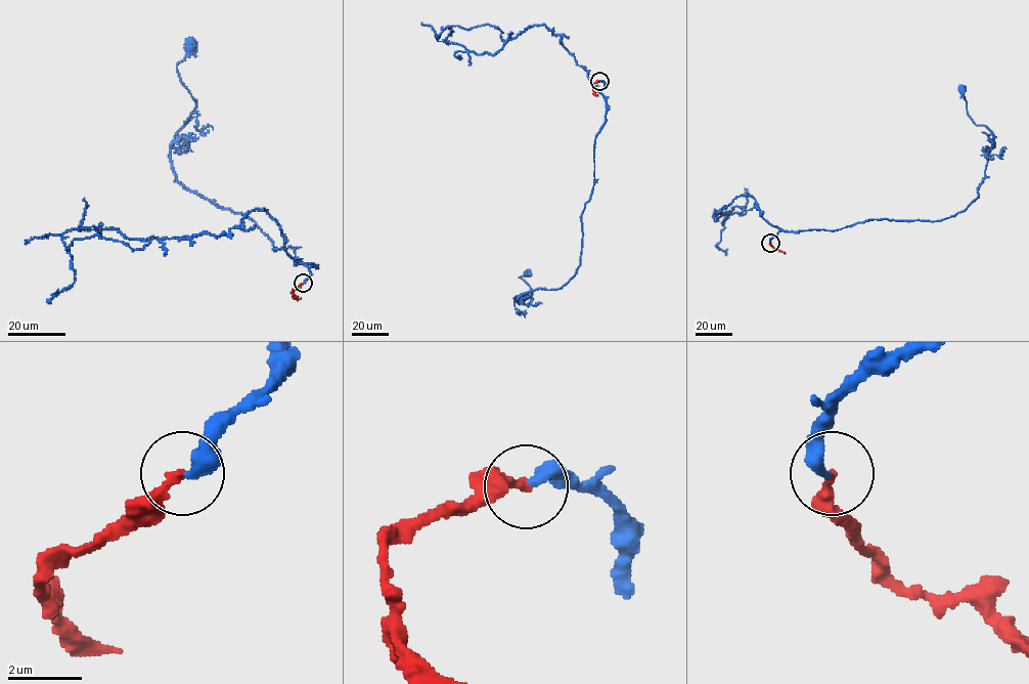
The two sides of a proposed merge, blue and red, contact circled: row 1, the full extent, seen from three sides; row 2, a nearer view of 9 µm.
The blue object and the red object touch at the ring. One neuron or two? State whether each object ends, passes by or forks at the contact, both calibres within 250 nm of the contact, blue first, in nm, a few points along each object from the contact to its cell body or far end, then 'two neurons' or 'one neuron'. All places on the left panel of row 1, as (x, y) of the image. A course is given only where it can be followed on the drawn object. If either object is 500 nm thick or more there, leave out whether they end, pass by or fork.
blue ends | red ends | 360/280 nm | blue via (303, 284), (314, 266), (294, 247), (176, 178), (191, 46) | red via (303, 284), (292, 291), (295, 298), (301, 297) | one neuron

